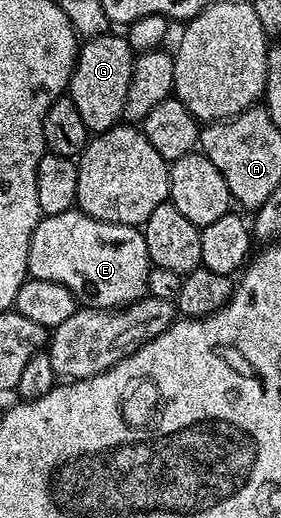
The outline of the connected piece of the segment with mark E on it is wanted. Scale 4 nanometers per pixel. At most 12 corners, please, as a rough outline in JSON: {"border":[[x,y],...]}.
{"border":[[78,208],[40,217],[30,277],[84,307],[144,297],[140,227]]}

